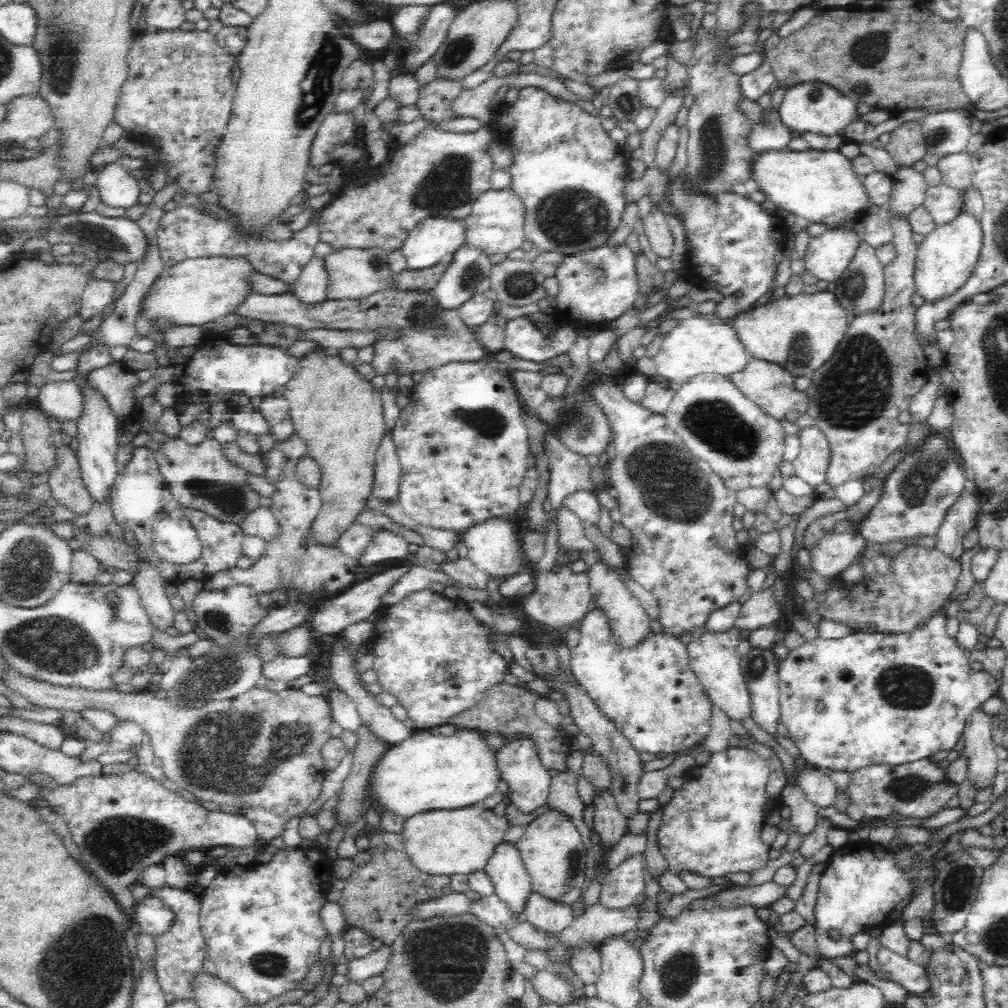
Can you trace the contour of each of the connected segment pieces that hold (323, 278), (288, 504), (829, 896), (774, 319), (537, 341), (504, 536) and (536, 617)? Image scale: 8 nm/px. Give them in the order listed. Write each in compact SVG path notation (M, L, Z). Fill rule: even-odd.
M314 256L293 282L293 293L306 304L328 299L328 273L324 260Z
M296 434L287 441L274 443L270 452L262 456L266 465L266 479L276 487L270 510L276 517L282 534L278 540L267 545L263 556L254 561L250 568L240 569L234 565L228 570L217 572L202 581L203 588L200 592L214 592L232 585L247 584L259 595L277 589L286 590L287 586L292 586L302 599L314 599L314 596L320 598L328 594L336 596L353 584L358 572L358 561L346 556L337 545L325 547L306 544L305 538L311 532L312 522L322 507L319 490L307 488L297 480L296 466L306 456L308 456L306 443Z
M868 839L857 843L849 841L836 849L825 863L813 908L819 952L832 960L841 956L854 956L856 951L852 945L852 937L859 934L870 935L870 931L882 930L900 919L904 909L920 893L926 882L930 878L933 882L936 880L939 870L933 859L934 856L924 859L920 853L914 853L912 864L908 864L908 868L901 868L897 864L897 856L889 846L872 843ZM831 928L840 929L844 939L840 942L829 940L827 931Z
M835 293L786 294L748 311L738 313L733 327L745 346L748 359L760 359L784 367L790 374L809 377L832 358L844 338L850 317L840 306Z
M525 316L507 319L504 328L503 350L513 353L515 358L532 362L544 362L560 354L568 353L576 340L574 324L563 321L559 335L549 339L539 325Z
M493 517L470 526L464 532L460 532L459 541L467 548L468 559L474 563L476 568L488 573L493 582L511 577L522 568L522 540L514 523L509 520Z
M572 564L561 567L560 572L544 570L544 580L535 582L536 589L524 602L522 602L522 612L532 621L540 623L550 630L560 628L560 626L570 626L578 620L583 620L588 612L592 591L590 591L590 579L587 569L582 572L574 572Z

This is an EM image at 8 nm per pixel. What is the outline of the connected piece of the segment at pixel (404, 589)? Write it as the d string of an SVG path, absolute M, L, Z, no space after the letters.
M414 565L398 579L382 600L382 607L390 606L402 602L408 594L418 592L418 590L428 590L432 583L440 583L442 585L453 585L455 581L447 574L440 570L428 570L422 566Z

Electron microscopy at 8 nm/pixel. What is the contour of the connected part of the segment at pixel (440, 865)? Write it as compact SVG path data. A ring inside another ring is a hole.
M480 802L454 810L435 810L415 814L405 820L401 835L404 837L403 843L406 852L418 870L431 875L469 875L485 868L496 845L502 842L502 837L511 826L512 824L506 816L497 816L492 809L485 808L484 804Z

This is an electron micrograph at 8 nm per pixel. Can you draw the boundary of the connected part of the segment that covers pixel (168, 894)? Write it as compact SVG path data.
M168 886L154 889L154 895L160 897L174 911L175 921L170 931L153 936L157 951L155 973L165 994L172 994L176 1000L195 1000L194 980L202 974L203 963L208 958L208 946L201 932L199 921L202 906L201 897L191 888L170 888Z

